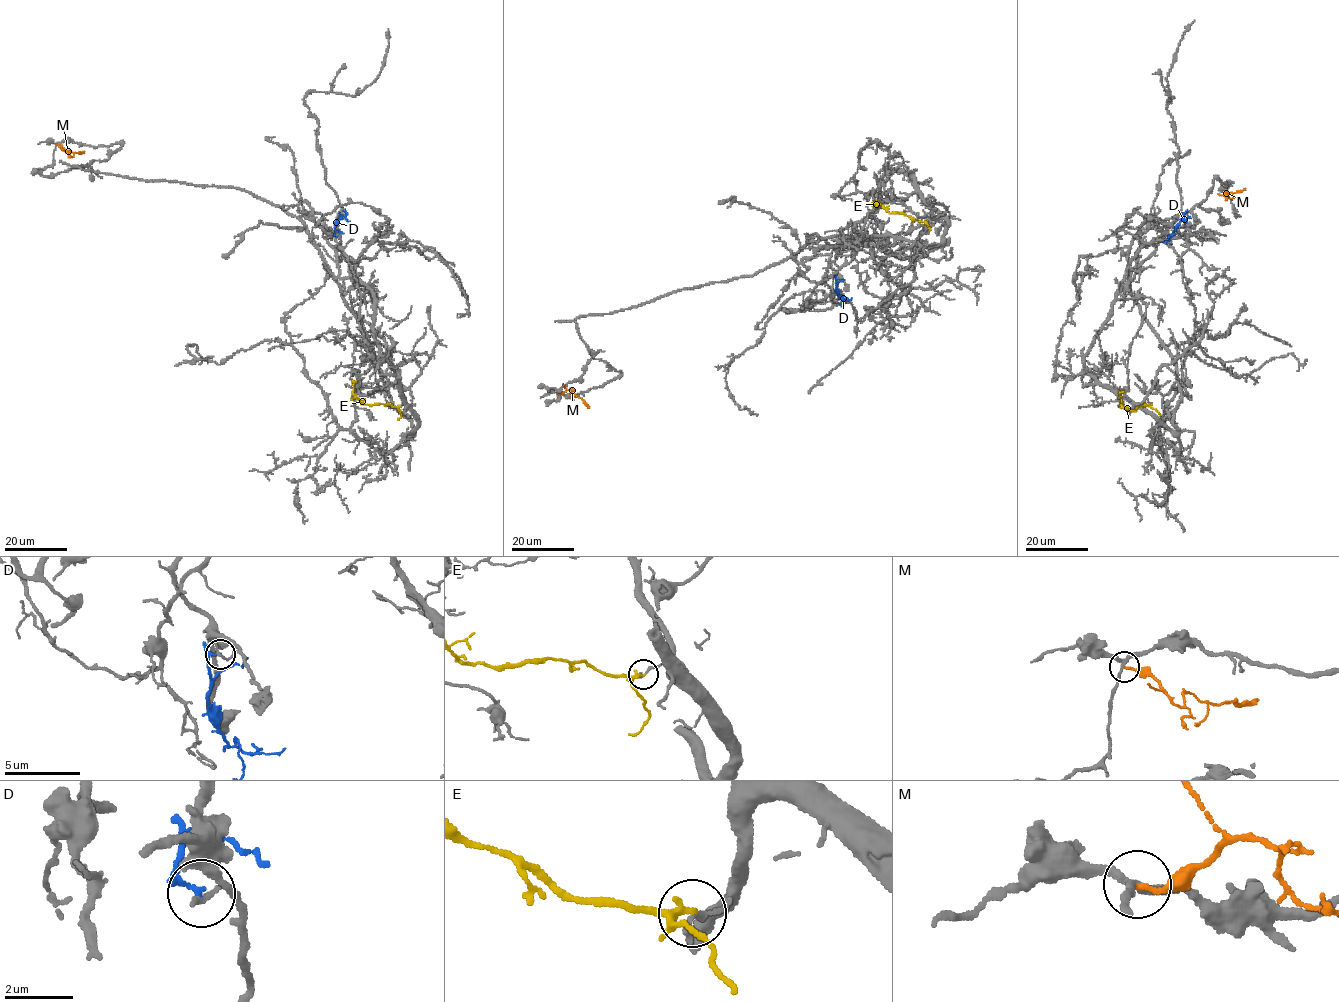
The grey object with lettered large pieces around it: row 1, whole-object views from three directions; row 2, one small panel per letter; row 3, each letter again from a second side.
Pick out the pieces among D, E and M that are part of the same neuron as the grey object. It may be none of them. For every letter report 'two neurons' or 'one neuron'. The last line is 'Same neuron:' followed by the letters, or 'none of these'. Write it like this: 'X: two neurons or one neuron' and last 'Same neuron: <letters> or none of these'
D: two neurons
E: two neurons
M: two neurons
Same neuron: none of these

